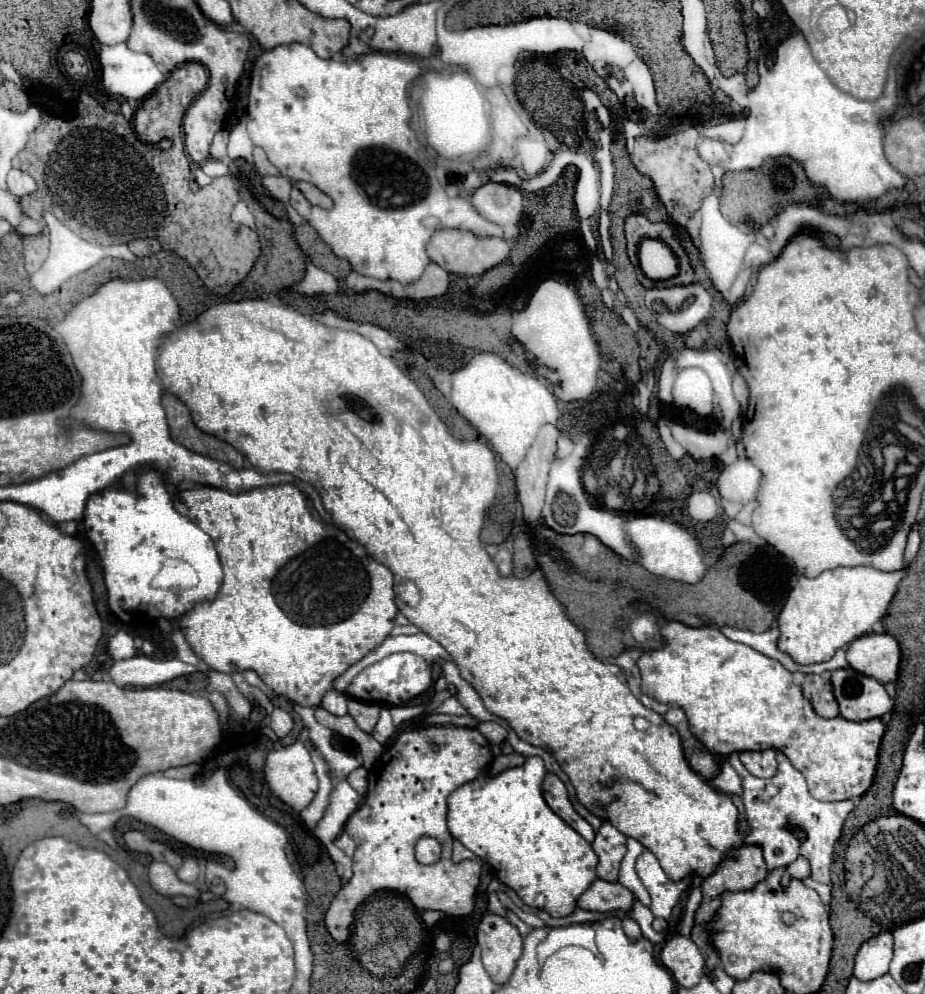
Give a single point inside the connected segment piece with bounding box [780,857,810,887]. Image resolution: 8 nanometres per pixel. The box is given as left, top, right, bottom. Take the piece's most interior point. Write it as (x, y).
(799, 869)

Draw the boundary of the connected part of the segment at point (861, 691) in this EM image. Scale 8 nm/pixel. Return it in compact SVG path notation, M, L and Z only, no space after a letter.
M836 669L832 673L834 695L840 705L840 715L850 721L866 721L884 717L892 711L894 701L884 685L854 669Z

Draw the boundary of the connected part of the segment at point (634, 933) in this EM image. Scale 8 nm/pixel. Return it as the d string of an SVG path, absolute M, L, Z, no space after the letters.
M625 917L622 920L622 927L625 934L632 940L637 940L641 937L641 930L639 925L629 917Z

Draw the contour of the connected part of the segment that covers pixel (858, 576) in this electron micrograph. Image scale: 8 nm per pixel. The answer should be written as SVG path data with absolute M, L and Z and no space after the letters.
M836 567L814 579L802 575L778 615L778 627L782 633L778 647L800 665L828 661L836 649L842 649L854 639L872 633L872 625L886 615L886 609L904 575L906 567L900 571Z

